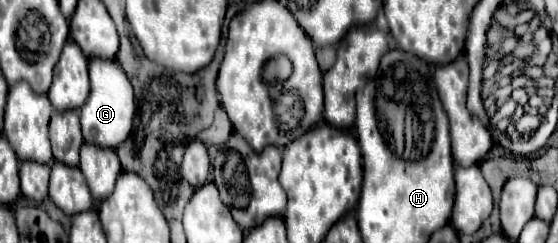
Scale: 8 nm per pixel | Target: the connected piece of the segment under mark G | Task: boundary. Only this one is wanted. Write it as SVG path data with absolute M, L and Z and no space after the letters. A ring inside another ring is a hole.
M91 58L89 60L89 78L91 78L91 94L87 102L79 108L81 128L85 142L93 142L97 146L117 148L131 132L133 116L135 116L135 92L133 86L115 58Z

